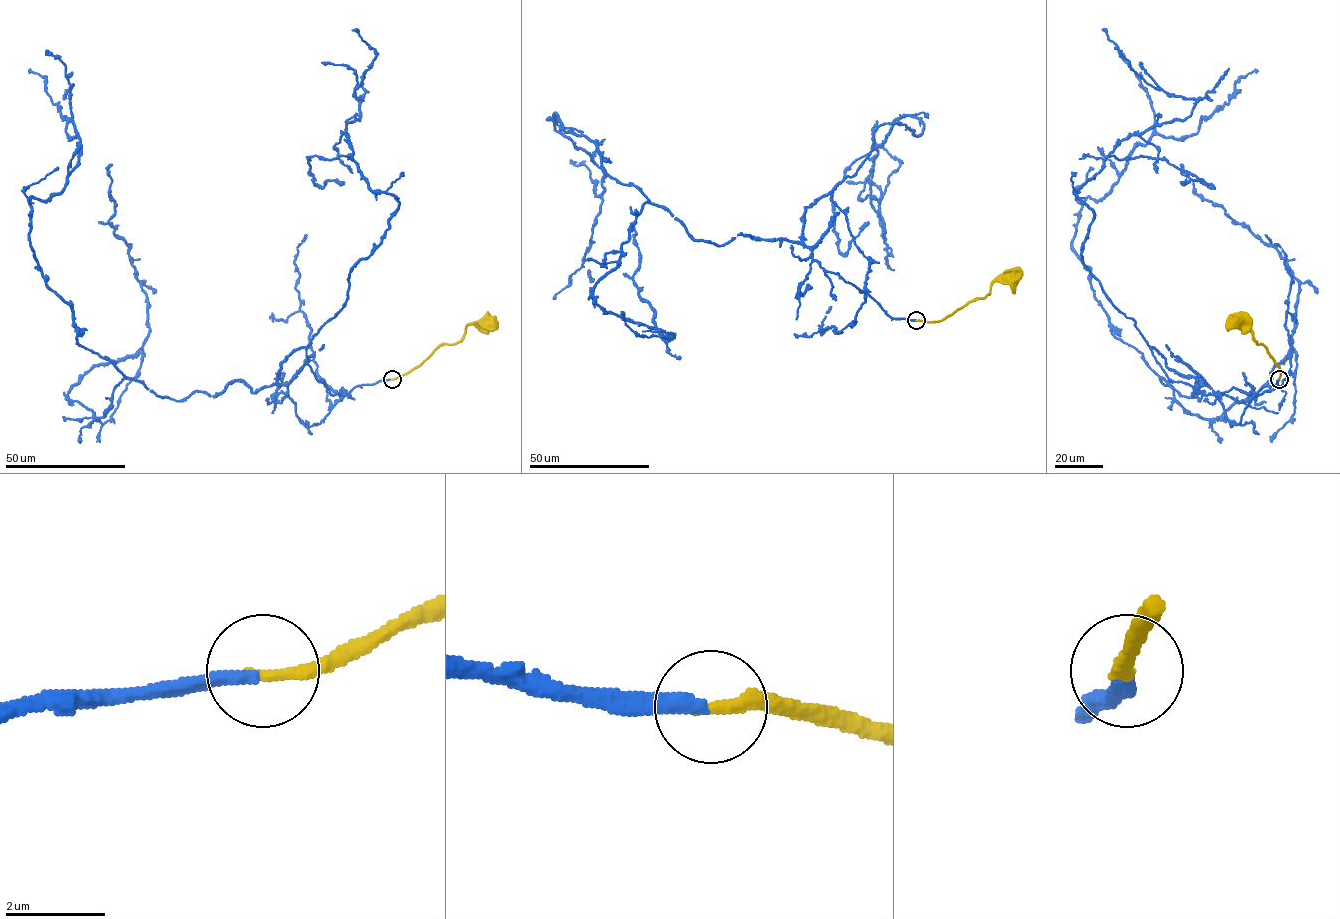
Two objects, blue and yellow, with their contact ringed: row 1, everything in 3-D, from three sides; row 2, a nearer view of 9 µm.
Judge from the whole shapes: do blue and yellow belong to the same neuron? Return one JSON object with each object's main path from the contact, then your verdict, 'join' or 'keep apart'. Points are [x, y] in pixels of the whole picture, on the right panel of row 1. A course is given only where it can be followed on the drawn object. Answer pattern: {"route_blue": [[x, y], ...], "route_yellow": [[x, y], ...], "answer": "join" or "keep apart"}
{"route_blue": [[1279, 379], [1203, 394], [1152, 347], [1204, 391], [1182, 396], [1072, 247], [1133, 149], [1258, 71]], "route_yellow": [[1279, 379], [1280, 370], [1263, 345], [1258, 344], [1244, 327], [1237, 324], [1235, 318], [1234, 321]], "answer": "join"}

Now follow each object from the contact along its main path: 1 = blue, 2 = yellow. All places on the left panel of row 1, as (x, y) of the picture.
1: (392, 379), (331, 394), (299, 347), (269, 386), (179, 400), (78, 343), (29, 236), (80, 140), (29, 71)
2: (392, 379), (407, 374), (440, 345), (458, 342), (469, 324), (480, 324), (488, 318), (489, 321)

